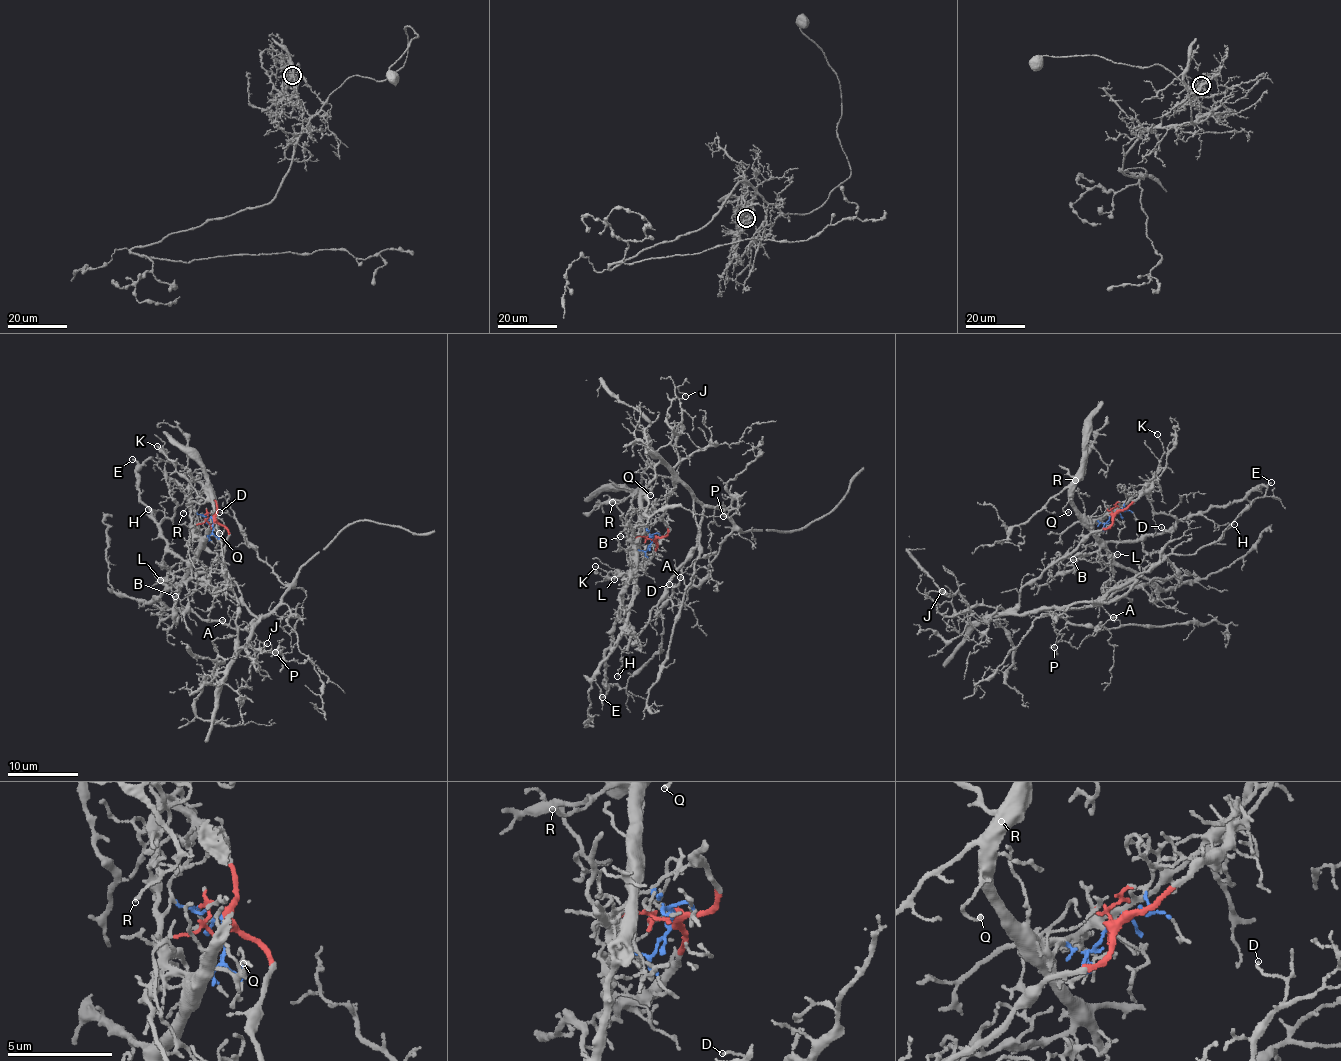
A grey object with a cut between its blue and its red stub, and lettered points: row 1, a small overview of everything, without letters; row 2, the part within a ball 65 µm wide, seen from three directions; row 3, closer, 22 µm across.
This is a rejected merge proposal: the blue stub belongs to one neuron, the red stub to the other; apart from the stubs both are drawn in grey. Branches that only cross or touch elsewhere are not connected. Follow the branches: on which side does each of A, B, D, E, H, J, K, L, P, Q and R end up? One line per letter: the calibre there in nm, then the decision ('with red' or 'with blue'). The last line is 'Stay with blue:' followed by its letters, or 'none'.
A: 120 nm thick; with red
B: 100 nm thick; with blue
D: 110 nm thick; with red
E: 200 nm thick; with blue
H: 130 nm thick; with blue
J: 110 nm thick; with red
K: 120 nm thick; with blue
L: 200 nm thick; with blue
P: 70 nm thick; with red
Q: 140 nm thick; with blue
R: 130 nm thick; with blue
Stay with blue: B, E, H, K, L, Q, R

